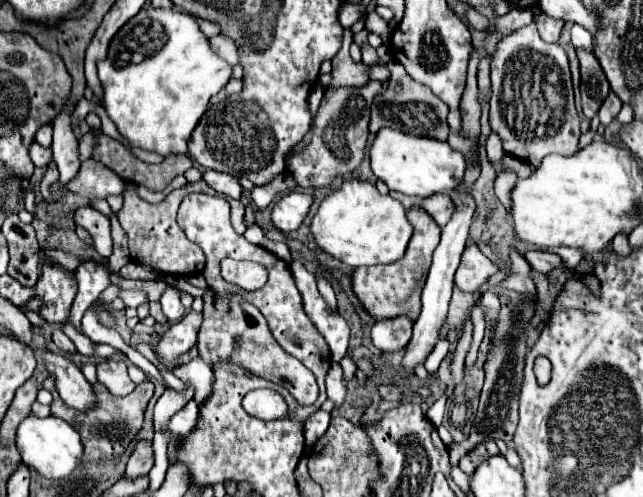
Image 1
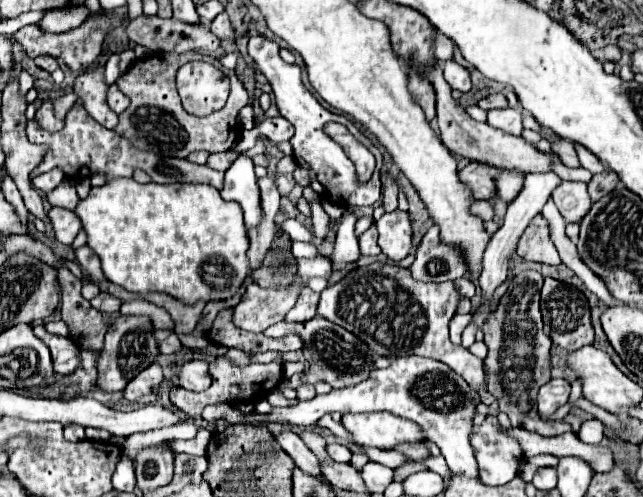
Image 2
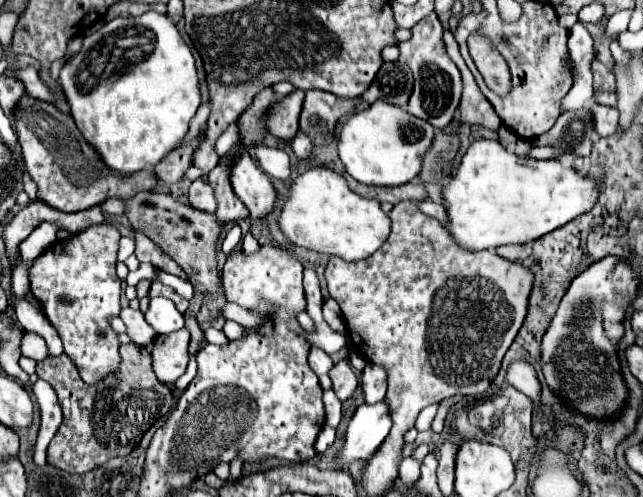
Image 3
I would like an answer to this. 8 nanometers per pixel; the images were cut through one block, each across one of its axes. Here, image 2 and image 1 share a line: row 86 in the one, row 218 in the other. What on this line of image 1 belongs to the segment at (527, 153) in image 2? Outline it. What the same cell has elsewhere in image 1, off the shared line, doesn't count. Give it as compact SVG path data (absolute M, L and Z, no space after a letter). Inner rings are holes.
M434 194L426 200L422 200L420 206L436 220L436 224L440 228L446 226L446 220L450 220L454 214L454 204L452 204L452 198L448 194Z

